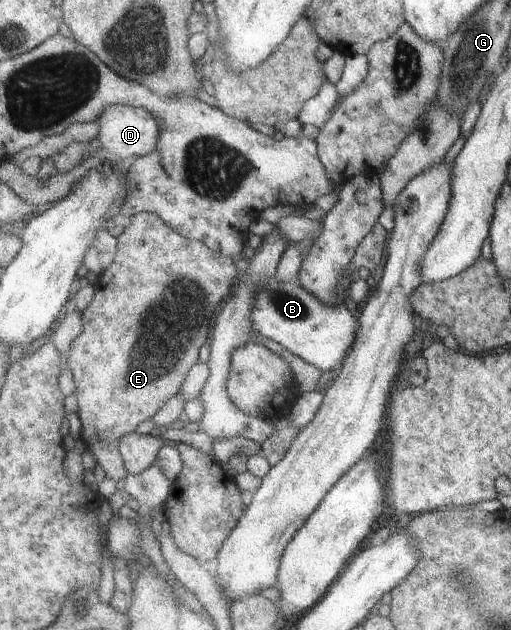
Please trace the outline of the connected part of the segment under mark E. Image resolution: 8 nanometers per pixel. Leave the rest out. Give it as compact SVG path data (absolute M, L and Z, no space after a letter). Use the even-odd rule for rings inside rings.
M146 211L145 213L139 213L133 221L131 221L130 226L127 228L126 232L122 234L121 237L117 238L117 254L115 254L116 257L114 258L113 264L103 272L103 274L100 274L99 280L97 285L95 286L95 293L93 296L93 299L91 300L90 305L83 310L83 332L75 338L73 341L72 347L70 348L69 354L68 354L68 365L70 366L70 369L72 370L72 376L73 381L75 382L75 398L77 400L77 416L80 418L81 422L81 446L86 446L89 448L90 453L94 456L96 459L97 464L99 464L103 470L103 475L109 476L109 478L112 478L113 480L117 481L119 485L121 485L123 478L127 478L128 470L126 469L126 461L122 457L122 451L120 448L120 442L123 437L126 437L128 434L135 433L135 430L137 430L137 426L139 424L143 424L145 420L153 420L154 416L167 404L167 401L170 401L171 398L174 396L177 396L180 394L180 390L182 389L182 386L184 385L184 382L186 381L186 378L190 376L190 372L194 369L195 366L200 366L199 362L199 354L201 354L201 348L203 348L203 344L207 344L207 338L209 338L209 334L211 331L209 330L210 326L213 326L213 321L215 320L215 310L221 306L221 302L223 300L227 300L229 296L233 296L233 291L237 288L237 285L235 284L235 280L237 280L237 266L235 266L235 259L233 257L227 256L226 254L223 254L223 251L214 251L211 247L208 247L204 242L201 242L197 239L188 239L187 237L184 237L182 234L179 234L178 231L173 230L171 226L167 225L166 222L163 222L162 218L159 218L159 215L156 215L155 213L149 213Z

